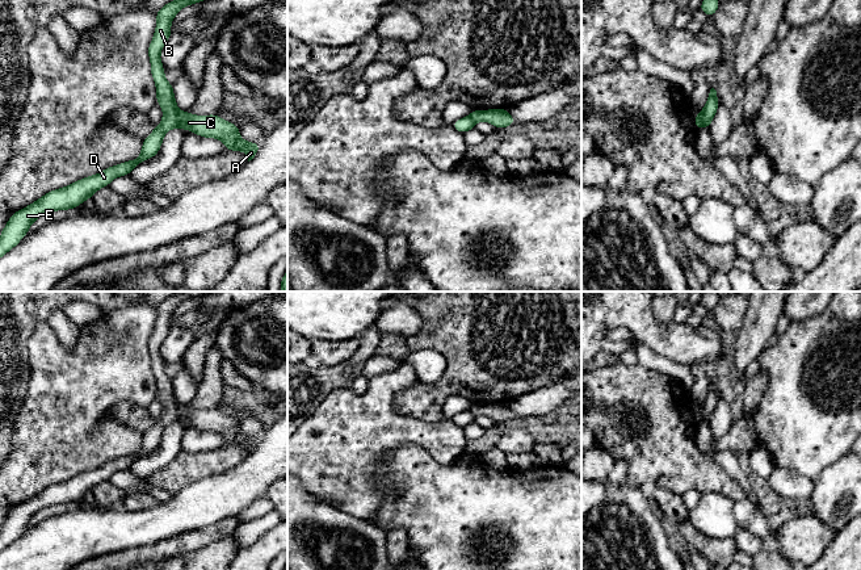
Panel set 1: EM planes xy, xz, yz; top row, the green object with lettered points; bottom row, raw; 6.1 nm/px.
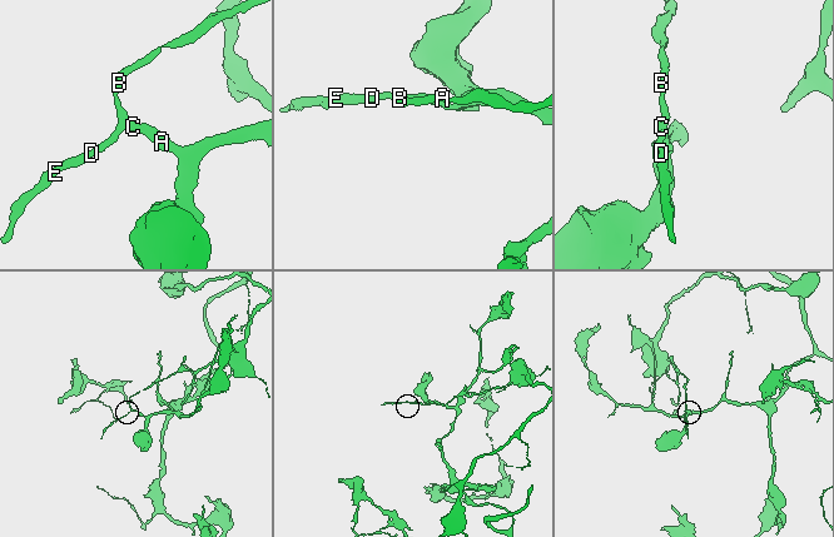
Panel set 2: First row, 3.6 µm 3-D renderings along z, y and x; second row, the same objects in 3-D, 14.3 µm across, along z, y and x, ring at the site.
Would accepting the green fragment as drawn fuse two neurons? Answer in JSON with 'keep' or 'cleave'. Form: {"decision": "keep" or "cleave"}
{"decision": "cleave"}

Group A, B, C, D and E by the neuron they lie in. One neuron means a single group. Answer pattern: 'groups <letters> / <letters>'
groups A C / B D E

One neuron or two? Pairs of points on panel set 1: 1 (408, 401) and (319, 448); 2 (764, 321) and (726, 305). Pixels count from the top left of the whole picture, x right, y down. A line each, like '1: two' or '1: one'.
1: two
2: two

